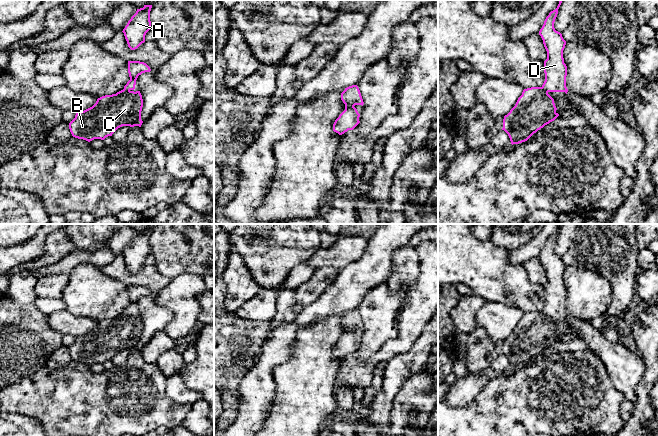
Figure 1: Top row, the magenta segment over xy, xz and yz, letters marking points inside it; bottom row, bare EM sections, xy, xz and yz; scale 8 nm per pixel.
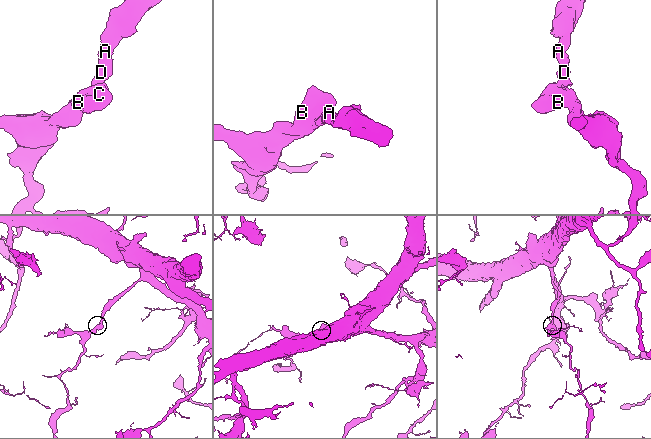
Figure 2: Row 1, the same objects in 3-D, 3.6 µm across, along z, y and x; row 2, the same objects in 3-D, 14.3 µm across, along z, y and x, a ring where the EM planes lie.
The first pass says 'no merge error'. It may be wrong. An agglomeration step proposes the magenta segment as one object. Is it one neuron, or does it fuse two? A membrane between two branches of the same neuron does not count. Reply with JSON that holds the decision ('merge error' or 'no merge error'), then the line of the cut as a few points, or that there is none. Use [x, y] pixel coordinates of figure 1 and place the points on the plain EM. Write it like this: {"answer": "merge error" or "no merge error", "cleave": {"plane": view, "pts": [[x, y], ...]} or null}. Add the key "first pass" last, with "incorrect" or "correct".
{"answer": "no merge error", "cleave": null, "first pass": "correct"}

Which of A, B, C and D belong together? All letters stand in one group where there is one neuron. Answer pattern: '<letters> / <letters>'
A B C D

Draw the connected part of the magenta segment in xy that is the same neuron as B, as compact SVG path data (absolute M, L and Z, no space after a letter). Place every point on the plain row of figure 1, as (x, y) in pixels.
M128 285L130 304L124 313L102 320L92 331L76 337L69 347L72 360L90 366L94 363L104 364L122 350L141 351L143 323L140 315L133 314L138 300L150 295L144 286Z

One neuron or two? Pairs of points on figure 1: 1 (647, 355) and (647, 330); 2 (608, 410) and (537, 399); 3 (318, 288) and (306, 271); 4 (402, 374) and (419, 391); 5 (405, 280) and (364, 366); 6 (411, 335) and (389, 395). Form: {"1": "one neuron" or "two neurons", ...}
{"1": "one neuron", "2": "one neuron", "3": "two neurons", "4": "two neurons", "5": "two neurons", "6": "two neurons"}

